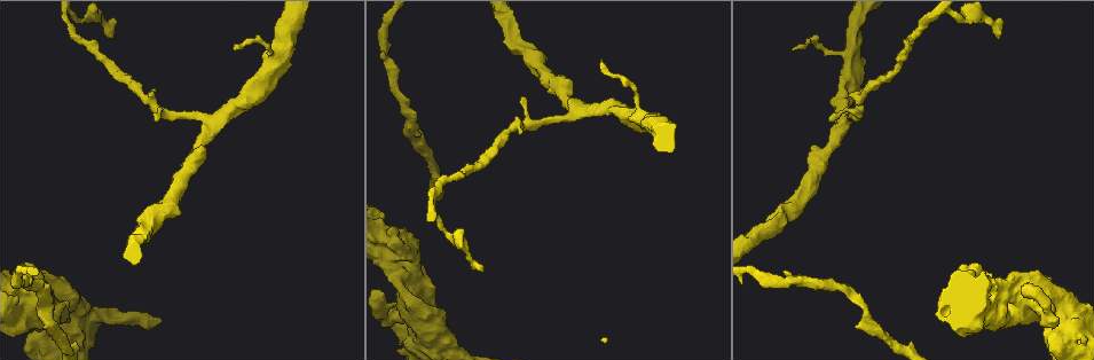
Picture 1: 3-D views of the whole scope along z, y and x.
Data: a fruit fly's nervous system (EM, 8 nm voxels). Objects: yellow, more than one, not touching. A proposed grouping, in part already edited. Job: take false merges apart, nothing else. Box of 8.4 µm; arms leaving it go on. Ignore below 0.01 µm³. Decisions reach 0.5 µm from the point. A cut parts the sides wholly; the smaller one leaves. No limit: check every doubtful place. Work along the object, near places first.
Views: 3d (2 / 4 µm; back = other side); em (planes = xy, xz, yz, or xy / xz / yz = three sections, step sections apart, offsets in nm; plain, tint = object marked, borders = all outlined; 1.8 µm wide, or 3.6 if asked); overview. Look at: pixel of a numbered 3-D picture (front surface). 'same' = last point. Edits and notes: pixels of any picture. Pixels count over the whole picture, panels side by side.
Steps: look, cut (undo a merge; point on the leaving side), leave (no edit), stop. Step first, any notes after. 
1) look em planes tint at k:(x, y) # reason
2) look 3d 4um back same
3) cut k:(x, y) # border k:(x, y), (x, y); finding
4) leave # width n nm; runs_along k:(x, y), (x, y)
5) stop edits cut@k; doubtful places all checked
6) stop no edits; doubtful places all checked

look 3d 4um at 1:(1035, 302) # sharp bend

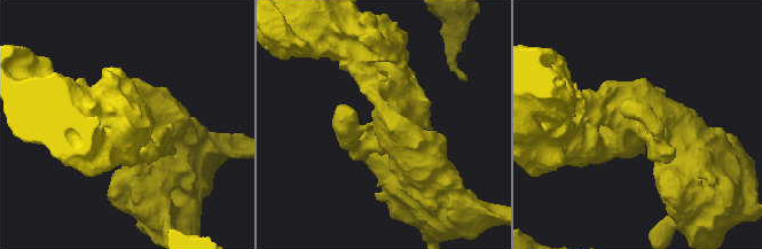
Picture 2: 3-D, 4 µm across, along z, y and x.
look em 3.6um planes tint at 2:(636, 124)

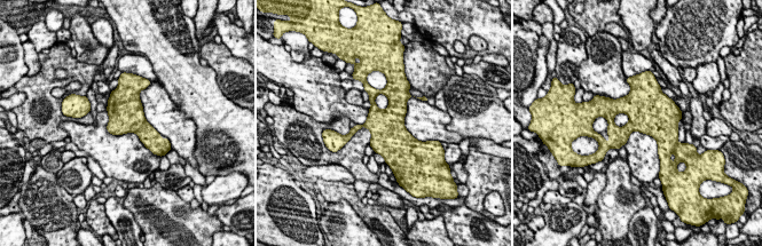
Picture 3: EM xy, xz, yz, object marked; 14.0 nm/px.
leave # continuous, no second neuron

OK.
look em 3.6um xy step 4 tint at 1:(1073, 324) # touches itself

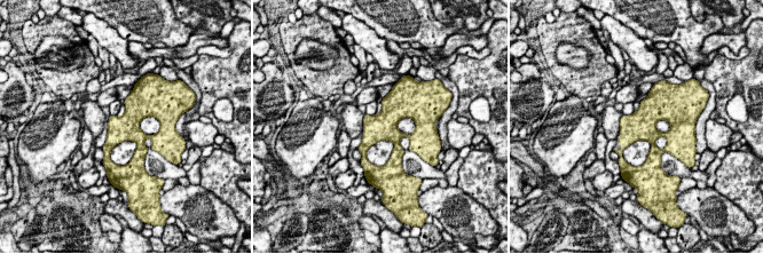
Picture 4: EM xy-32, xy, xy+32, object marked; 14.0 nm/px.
look em 3.6um planes borders same # another direction

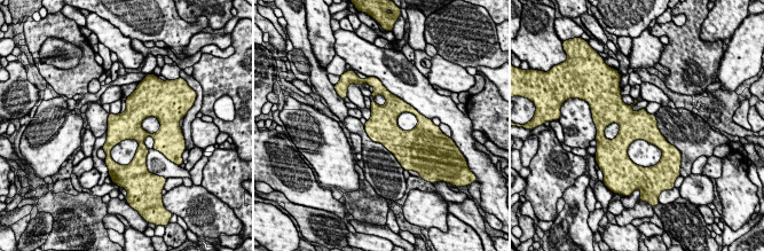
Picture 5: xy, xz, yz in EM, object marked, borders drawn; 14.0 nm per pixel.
leave # all the same neuron

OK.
look em planes tint at 1:(392, 275) # touches itself

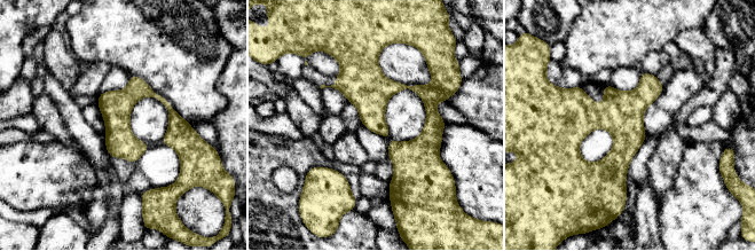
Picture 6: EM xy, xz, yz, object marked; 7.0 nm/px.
leave # runs_along 6:(370, 54), (371, 114), (400, 154), (393, 189); continuous, no second neuron

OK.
look em planes tint at 1:(59, 323) # thick turns thin

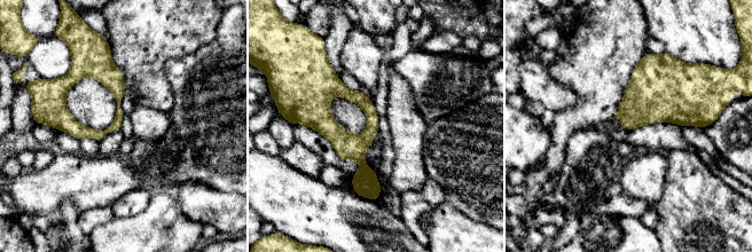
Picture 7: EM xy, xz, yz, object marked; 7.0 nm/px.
leave # all the same neuron

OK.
look 3d 4um at 1:(34, 293) # sharp bend

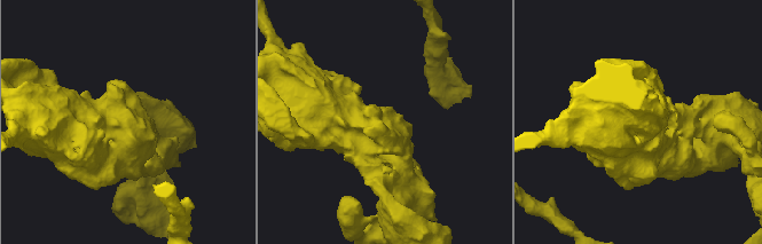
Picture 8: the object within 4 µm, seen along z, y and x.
look em 3.6um xz step 8 plain at 8:(130, 126) # now the EM

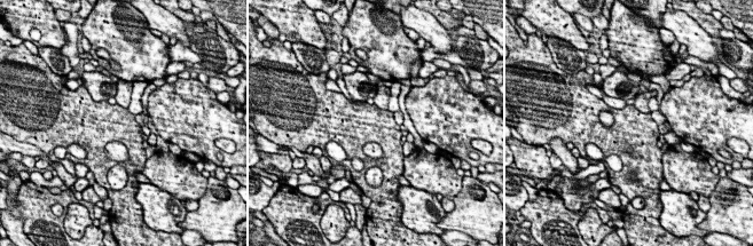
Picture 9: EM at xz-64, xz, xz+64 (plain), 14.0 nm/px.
look em 3.6um xz step 8 tint same

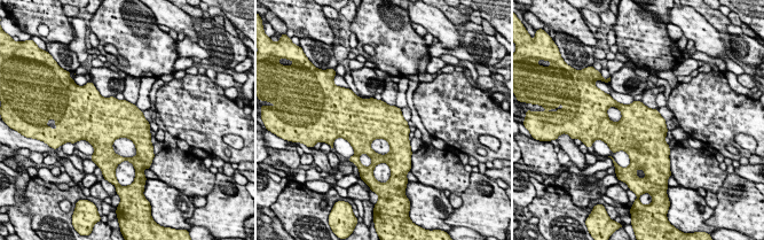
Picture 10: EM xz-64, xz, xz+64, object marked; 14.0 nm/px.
leave # continuous, no second neuron

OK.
stop no edits; doubtful places all checked

